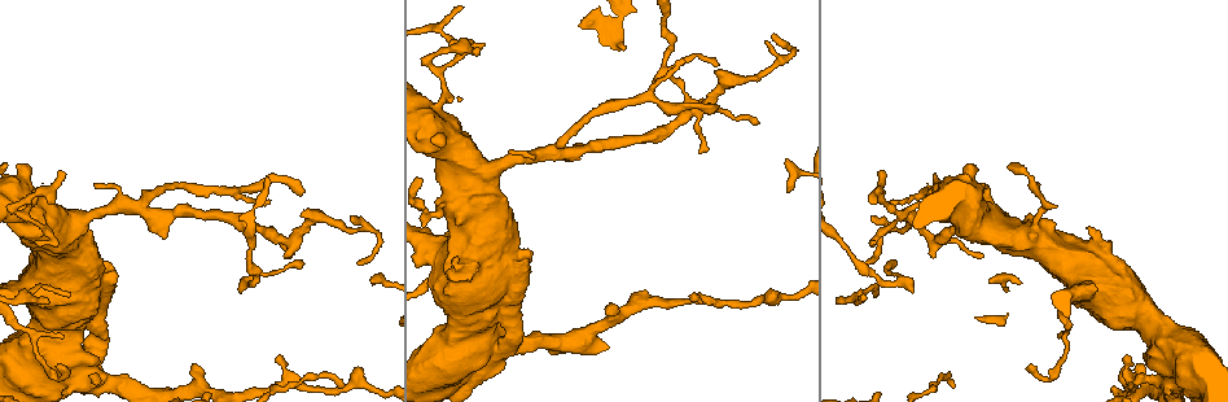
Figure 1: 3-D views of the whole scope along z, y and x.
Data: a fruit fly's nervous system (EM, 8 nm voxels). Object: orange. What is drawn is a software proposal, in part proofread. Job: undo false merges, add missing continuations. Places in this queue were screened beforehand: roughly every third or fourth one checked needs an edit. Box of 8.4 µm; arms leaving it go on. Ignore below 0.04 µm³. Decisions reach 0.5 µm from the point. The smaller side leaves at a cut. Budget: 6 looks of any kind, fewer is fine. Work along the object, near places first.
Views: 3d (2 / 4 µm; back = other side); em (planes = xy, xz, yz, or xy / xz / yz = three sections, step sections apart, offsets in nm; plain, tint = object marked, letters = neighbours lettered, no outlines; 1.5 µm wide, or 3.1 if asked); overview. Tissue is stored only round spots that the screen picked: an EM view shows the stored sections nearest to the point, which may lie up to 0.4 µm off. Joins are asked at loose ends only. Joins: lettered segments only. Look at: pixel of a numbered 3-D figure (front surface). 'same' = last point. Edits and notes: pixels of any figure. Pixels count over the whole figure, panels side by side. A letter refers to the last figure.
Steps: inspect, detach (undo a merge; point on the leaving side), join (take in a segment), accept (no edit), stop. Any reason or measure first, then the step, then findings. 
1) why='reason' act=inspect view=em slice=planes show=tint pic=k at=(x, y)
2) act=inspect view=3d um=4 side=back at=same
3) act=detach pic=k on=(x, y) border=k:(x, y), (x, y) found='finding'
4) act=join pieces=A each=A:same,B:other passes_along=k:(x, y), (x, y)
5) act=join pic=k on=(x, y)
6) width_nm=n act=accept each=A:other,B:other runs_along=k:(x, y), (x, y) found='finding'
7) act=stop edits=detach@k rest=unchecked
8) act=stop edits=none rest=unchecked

why='an open end' act=inspect view=3d um=2 pic=1 at=(768, 41)

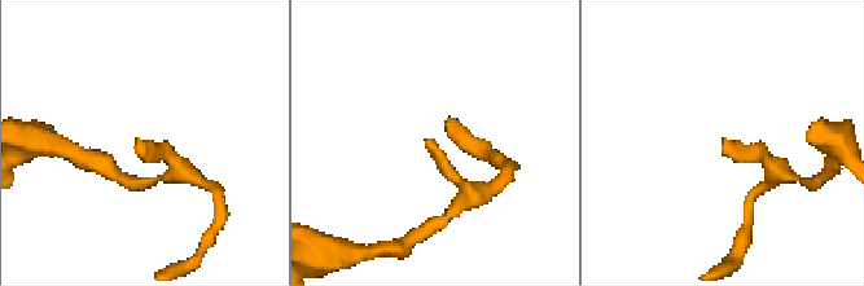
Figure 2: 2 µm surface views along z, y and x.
why='shape alone is not enough' act=inspect view=em slice=planes show=letters pic=2 at=(431, 139)

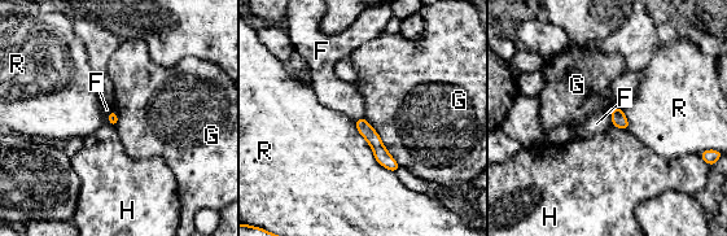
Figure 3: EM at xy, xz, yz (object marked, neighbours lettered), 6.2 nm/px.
longest_contact=R:400nm act=accept each=F:other,G:other,H:other,R:other border=3:(613, 108), (611, 123) found='no lettered segment goes on from it'

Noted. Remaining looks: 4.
why='branch stops here' act=inspect view=em slice=planes show=letters pic=1 at=(278, 360)

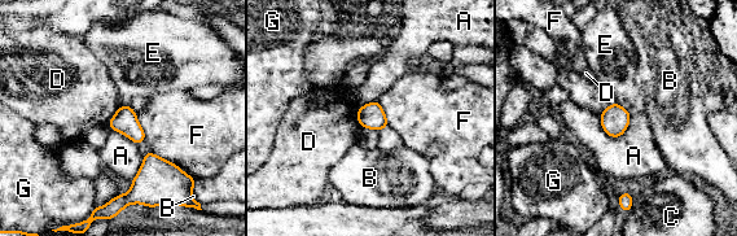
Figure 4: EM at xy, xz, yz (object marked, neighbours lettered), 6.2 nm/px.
longest_contact=F:260nm act=accept each=A:other,B:other,C:other,D:other,E:other,F:other,G:other found='none of them fits'

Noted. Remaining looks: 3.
why='branch stops here' act=inspect view=em slice=planes show=letters pic=1 at=(983, 184)

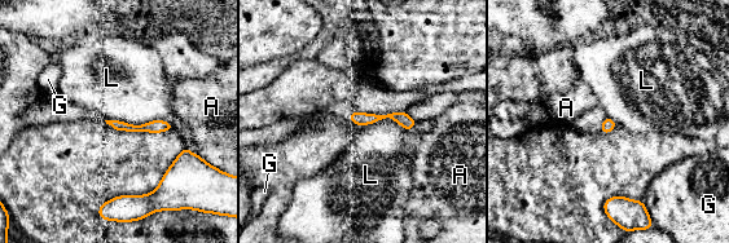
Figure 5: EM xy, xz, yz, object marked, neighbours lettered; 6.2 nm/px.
longest_contact=L:420nm act=accept each=A:other,G:other,L:other runs_along=5:(354, 116), (399, 116), (411, 123) found='none of them fits'

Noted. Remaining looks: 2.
act=stop edits=none rest=unchecked

